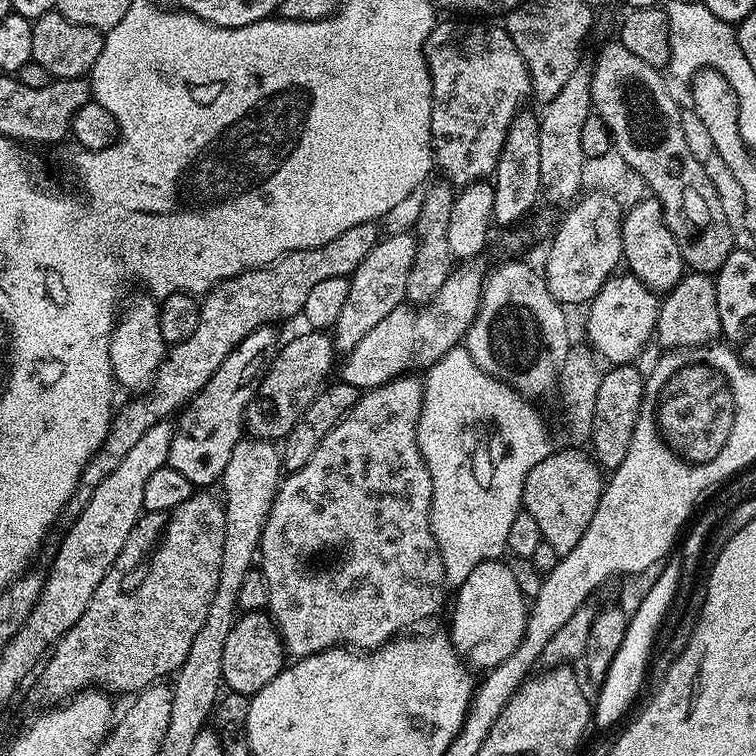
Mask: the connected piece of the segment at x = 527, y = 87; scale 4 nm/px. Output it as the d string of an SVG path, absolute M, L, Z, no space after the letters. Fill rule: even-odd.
M480 18L441 19L430 30L430 38L424 43L424 56L428 60L430 82L432 83L432 150L434 164L445 172L453 185L473 184L475 180L491 177L496 171L496 163L502 154L510 122L517 112L525 107L524 99L533 95L531 76L526 62L512 36L504 26L496 22L485 22Z

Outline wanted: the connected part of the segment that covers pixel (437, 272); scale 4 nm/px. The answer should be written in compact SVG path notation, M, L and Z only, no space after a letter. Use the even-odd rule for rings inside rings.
M451 183L427 185L428 193L420 200L420 213L416 216L416 253L414 266L410 266L410 278L406 278L406 300L409 305L428 304L442 290L442 282L452 272L454 257L450 254L450 238L446 230L450 227L450 210L454 199L454 188Z

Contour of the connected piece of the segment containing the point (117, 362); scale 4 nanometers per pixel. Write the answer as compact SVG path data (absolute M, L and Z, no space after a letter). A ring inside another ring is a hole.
M143 295L125 313L121 313L108 345L113 379L119 387L122 385L134 394L143 393L152 387L168 349L165 339L162 338L159 305L153 297Z

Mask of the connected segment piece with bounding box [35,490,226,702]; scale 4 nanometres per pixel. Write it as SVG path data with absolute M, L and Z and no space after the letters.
M197 491L185 504L169 512L144 512L141 515L134 530L130 530L130 538L126 538L126 546L122 546L122 554L118 554L118 558L114 558L110 570L106 570L106 578L102 578L102 582L98 582L98 590L94 590L94 598L90 598L90 606L86 606L82 618L78 618L78 622L74 622L74 626L70 626L70 630L66 630L66 634L56 641L50 655L43 661L42 667L39 669L40 677L38 677L39 672L35 677L38 699L52 700L48 702L63 702L77 692L89 690L107 690L112 694L117 694L116 692L135 694L144 688L149 688L152 684L171 677L180 669L182 662L186 662L186 654L190 654L190 645L198 635L198 630L202 630L202 622L206 622L206 610L210 610L210 602L216 593L218 570L222 570L222 546L226 534L223 503L217 497L215 500L214 497L207 496L204 492L207 491Z

